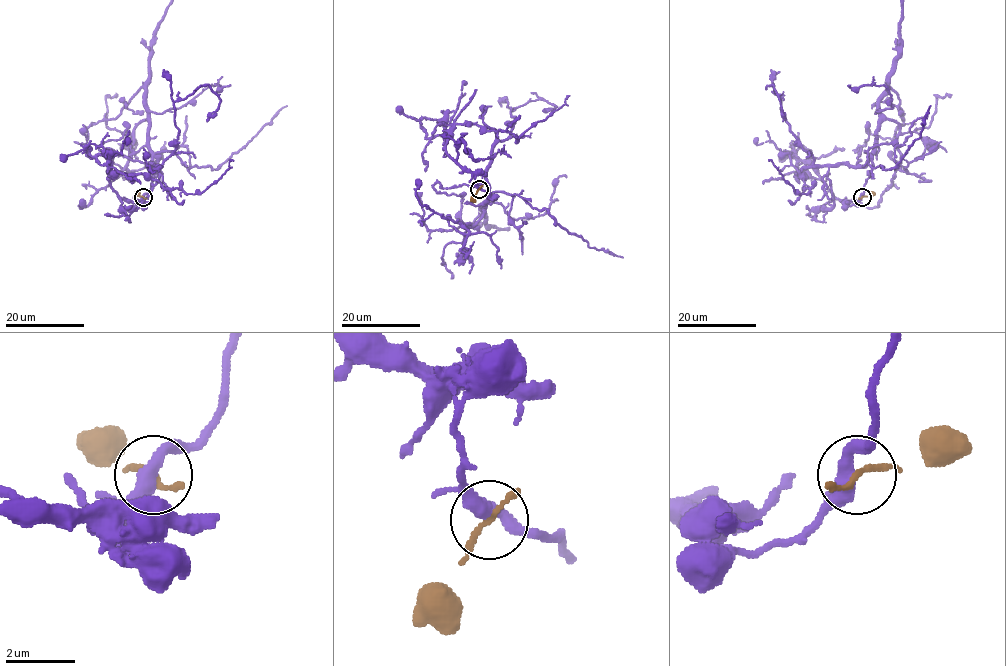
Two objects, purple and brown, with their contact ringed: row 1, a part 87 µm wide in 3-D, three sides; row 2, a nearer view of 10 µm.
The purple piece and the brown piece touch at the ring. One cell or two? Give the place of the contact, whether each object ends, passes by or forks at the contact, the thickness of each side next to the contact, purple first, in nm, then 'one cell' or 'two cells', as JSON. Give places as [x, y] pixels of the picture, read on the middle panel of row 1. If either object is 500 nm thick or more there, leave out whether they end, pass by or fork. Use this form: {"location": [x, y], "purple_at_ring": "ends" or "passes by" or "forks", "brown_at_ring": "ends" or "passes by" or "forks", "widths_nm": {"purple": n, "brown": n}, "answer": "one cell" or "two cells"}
{"location": [479, 189], "purple_at_ring": "passes by", "brown_at_ring": "ends", "widths_nm": {"purple": 400, "brown": 200}, "answer": "two cells"}

